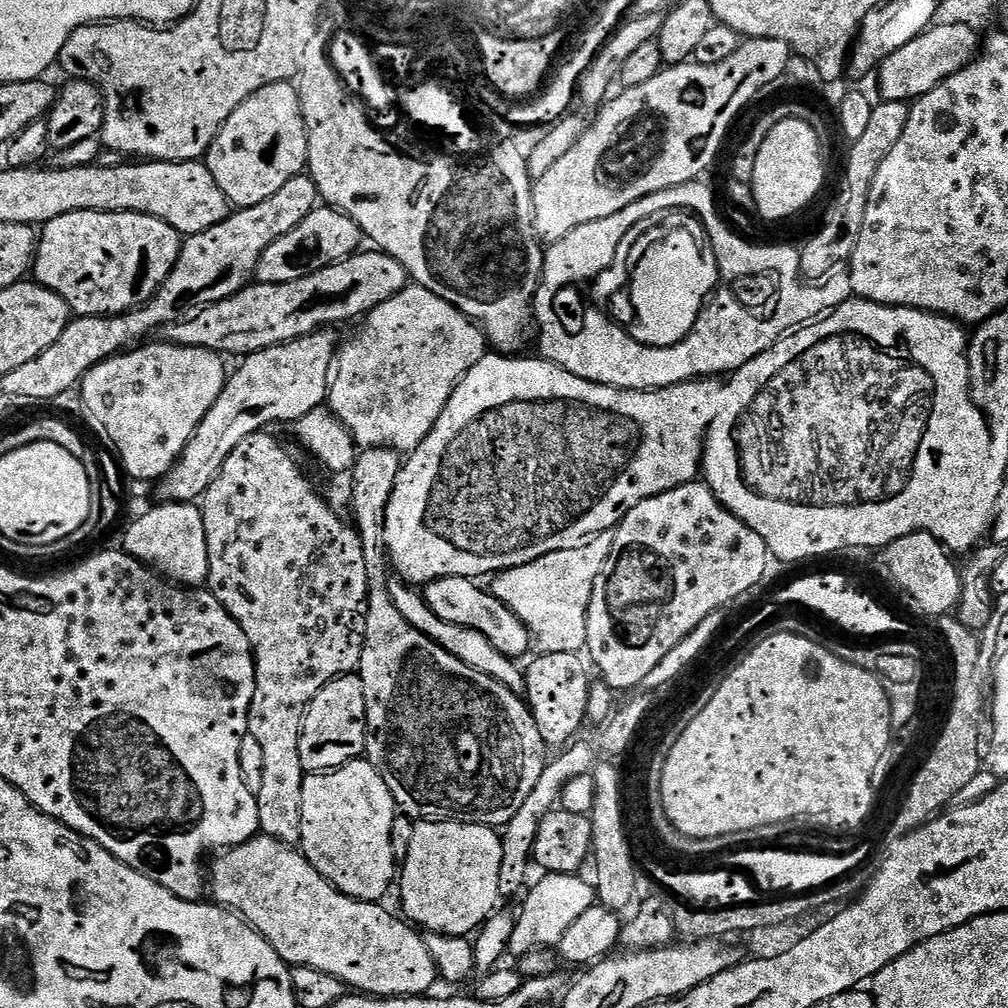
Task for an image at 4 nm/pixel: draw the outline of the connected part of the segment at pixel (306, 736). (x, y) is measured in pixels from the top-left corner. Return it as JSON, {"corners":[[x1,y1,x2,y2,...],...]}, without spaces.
{"corners":[[356,674,336,676,329,684,322,686,322,690,318,690,318,694,310,702,307,714,304,715,304,724,300,728,300,757,304,771,308,774,330,772,334,768,349,764,352,760,361,759,365,755,367,746,368,714,364,683]]}

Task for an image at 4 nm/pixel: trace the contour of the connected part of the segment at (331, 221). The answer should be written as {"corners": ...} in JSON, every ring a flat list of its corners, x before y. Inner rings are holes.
{"corners":[[317,206,309,216,302,218,290,234,282,234,278,242,266,246,266,254,256,267,255,279,262,284,276,284,278,282,294,282,306,274,318,271,328,264,337,264,347,256,355,256,361,251,366,237,360,231,354,218,331,206]]}

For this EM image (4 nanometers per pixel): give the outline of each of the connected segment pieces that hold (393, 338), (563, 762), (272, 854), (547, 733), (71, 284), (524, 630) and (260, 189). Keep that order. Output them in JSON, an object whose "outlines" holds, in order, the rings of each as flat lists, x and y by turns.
{"outlines":[[[419,286,403,288,397,296,382,302,368,313,363,324,364,329,339,349,327,407,348,428,357,445,365,449,387,446,400,454,411,453,434,427,462,377,486,354,485,333,451,299]],[[575,741,564,750,567,752,562,753,558,758,553,757,549,761,542,772,542,777,538,778,537,785,531,791,530,797,505,825,506,830,504,829,502,834,503,864,500,871,500,891,503,895,508,896,523,884,526,878,524,872,528,864,530,866,535,838,545,812,553,809,559,803,560,793,573,777,591,773,597,763,595,750,588,749,584,742,577,742]],[[257,834,245,844,235,845,227,850,221,851,216,861,210,864,210,892,213,892,215,903,232,909,233,912,244,917,256,931,260,932,274,946,274,950,285,960,290,966,303,966,305,968,313,968,319,972,325,972,331,976,337,976,338,979,352,990,360,994,370,996,422,996,433,991,432,988,438,984,438,973,436,971,436,963,430,954,430,950,426,946,424,936,411,923,405,922,399,915,391,916,380,902,370,900,355,900,346,894,342,894,335,886,326,878,322,878,322,874,314,868,300,851,299,847,291,844,284,844,281,840,274,839,273,836]],[[546,652,537,657,528,668,526,703,532,709,532,716,545,744,564,746,576,736,575,732,588,720,588,672,579,660,581,657,574,652]],[[78,210,62,214,39,229,34,280,62,297,76,316,121,316,155,296,174,270,181,247,180,232,150,214]],[[447,576,434,580,423,589,424,600,428,608,440,620,448,624,461,624,480,636,485,636,504,656,520,656,530,645,530,633,527,626,493,596,487,587,479,588,475,579,466,576]],[[292,82,268,84,246,98,246,102,230,114,206,157,214,182,218,182,226,194,229,205,237,209,258,206,258,202,266,202,266,198,278,194,290,178,305,171,307,162,308,131,300,109,300,94]]]}

